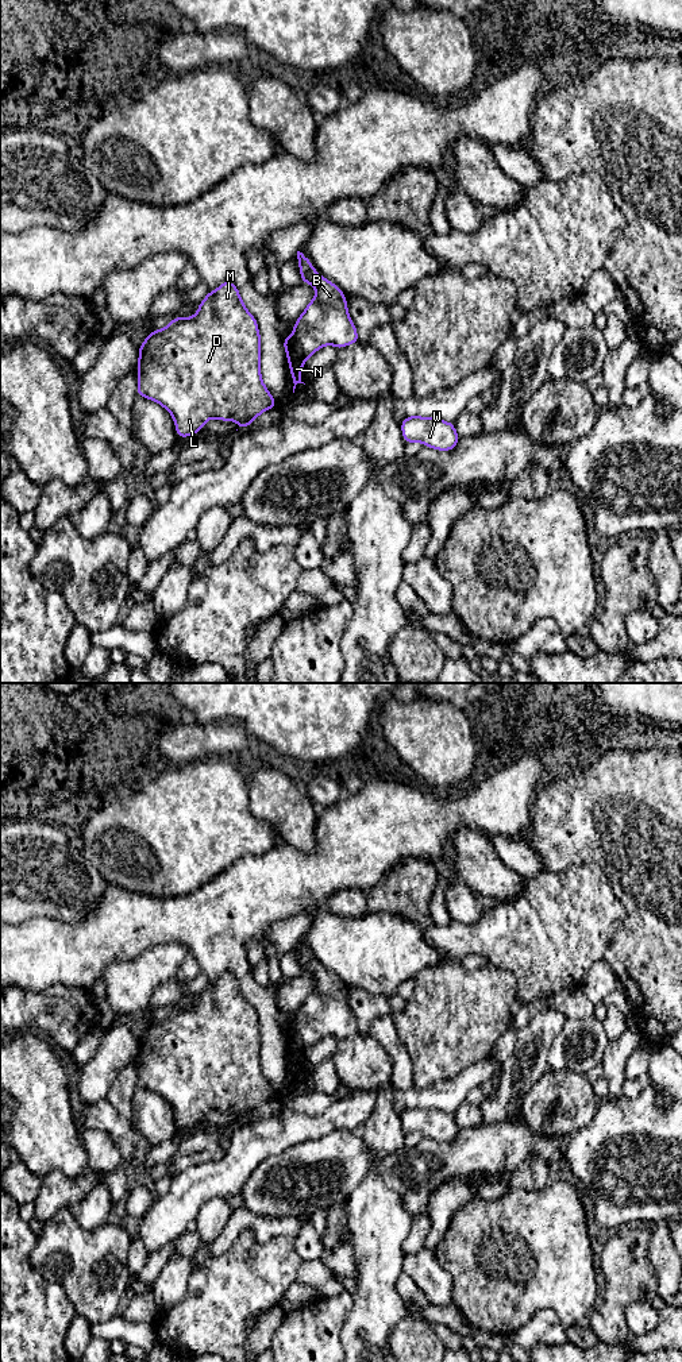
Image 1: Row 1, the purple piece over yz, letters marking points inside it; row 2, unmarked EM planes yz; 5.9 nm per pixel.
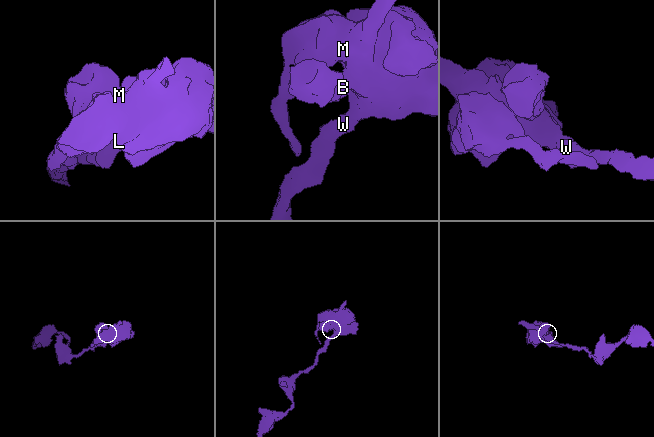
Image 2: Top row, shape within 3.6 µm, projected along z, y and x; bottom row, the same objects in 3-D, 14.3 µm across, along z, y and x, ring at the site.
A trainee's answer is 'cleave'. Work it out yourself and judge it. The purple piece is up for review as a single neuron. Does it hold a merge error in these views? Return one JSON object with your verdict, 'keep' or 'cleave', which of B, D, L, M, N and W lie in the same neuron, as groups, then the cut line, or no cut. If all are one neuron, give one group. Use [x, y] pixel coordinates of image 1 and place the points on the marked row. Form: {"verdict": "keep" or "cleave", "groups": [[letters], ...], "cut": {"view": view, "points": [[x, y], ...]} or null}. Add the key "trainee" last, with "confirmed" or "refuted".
{"verdict": "keep", "groups": [["B", "D", "L", "M", "N", "W"]], "cut": null, "trainee": "refuted"}

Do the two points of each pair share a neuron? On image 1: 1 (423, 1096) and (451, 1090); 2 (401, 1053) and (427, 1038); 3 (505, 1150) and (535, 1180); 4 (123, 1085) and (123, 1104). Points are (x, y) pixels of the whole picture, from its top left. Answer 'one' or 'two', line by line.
1: one
2: two
3: two
4: one

